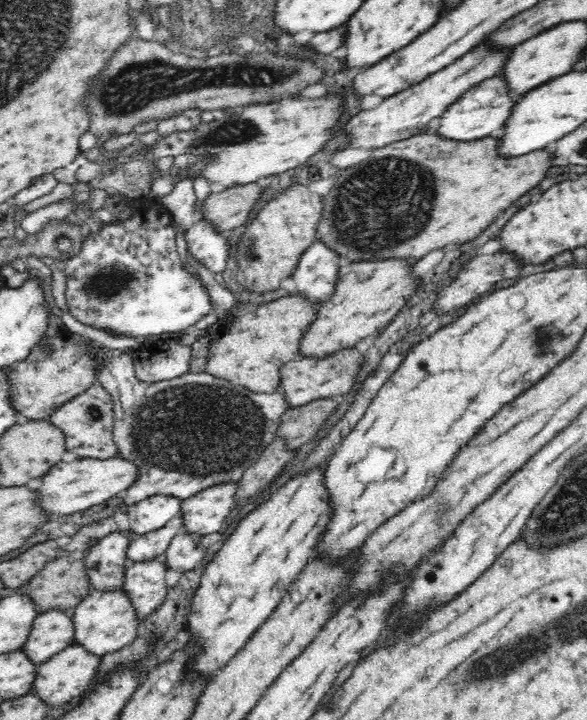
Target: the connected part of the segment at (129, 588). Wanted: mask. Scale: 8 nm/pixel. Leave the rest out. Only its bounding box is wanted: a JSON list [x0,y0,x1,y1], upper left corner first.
[119,558,167,620]

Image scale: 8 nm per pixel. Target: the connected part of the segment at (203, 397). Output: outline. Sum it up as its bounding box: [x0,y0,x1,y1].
[85,340,286,507]

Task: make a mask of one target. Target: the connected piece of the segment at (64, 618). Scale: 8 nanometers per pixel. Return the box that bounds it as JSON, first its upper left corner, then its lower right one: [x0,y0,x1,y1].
[20,610,74,666]

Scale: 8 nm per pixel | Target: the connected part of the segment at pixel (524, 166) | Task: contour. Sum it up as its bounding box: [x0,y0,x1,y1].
[314,131,551,264]

